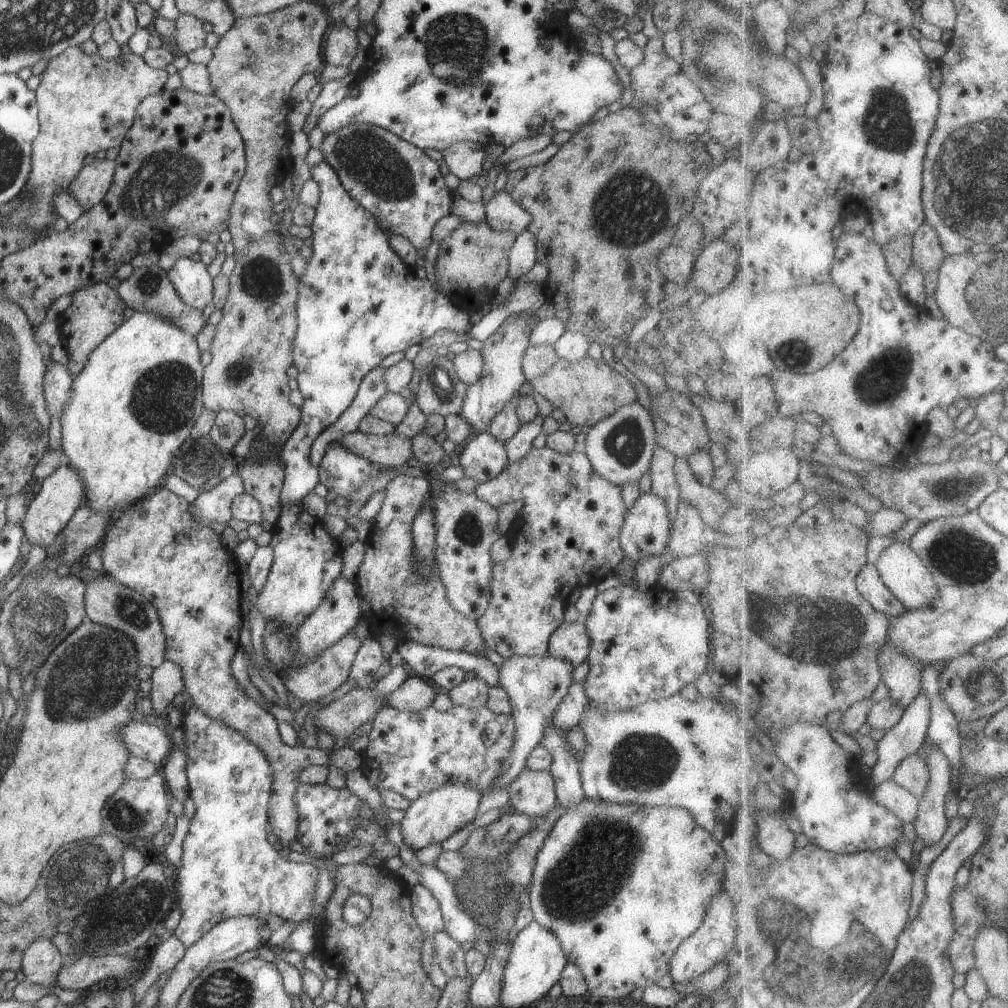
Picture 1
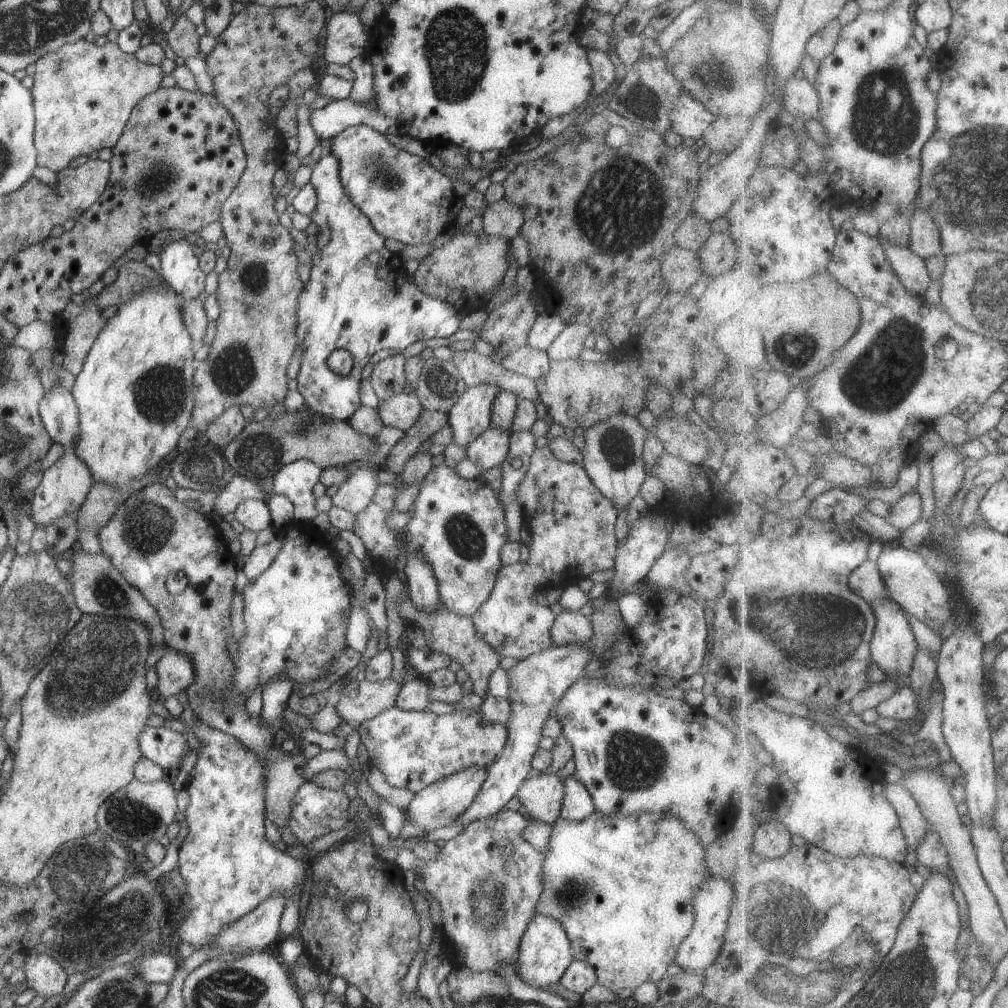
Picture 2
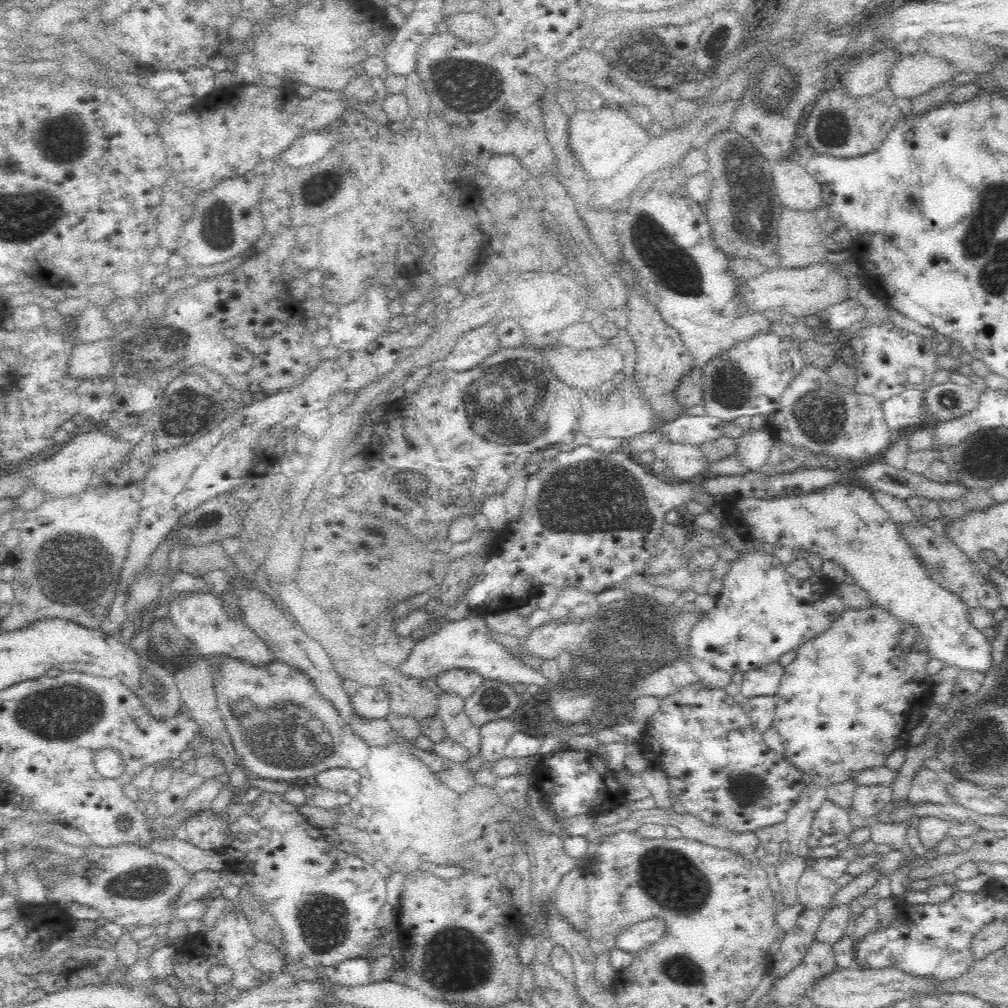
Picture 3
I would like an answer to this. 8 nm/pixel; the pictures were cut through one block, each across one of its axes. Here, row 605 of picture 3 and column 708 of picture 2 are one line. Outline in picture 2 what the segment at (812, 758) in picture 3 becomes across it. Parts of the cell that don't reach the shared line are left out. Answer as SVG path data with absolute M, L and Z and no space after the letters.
M595 811L583 822L569 822L559 817L551 830L548 851L545 854L543 865L543 888L540 901L537 905L539 914L558 920L567 931L572 957L575 961L583 961L592 966L597 975L597 984L603 985L608 990L616 993L622 988L634 991L638 986L645 983L658 983L666 974L668 967L676 957L679 945L692 931L694 923L693 899L700 891L712 869L705 862L705 849L699 839L685 826L684 822L675 817L662 813L645 813L620 817L619 815L601 814Z

